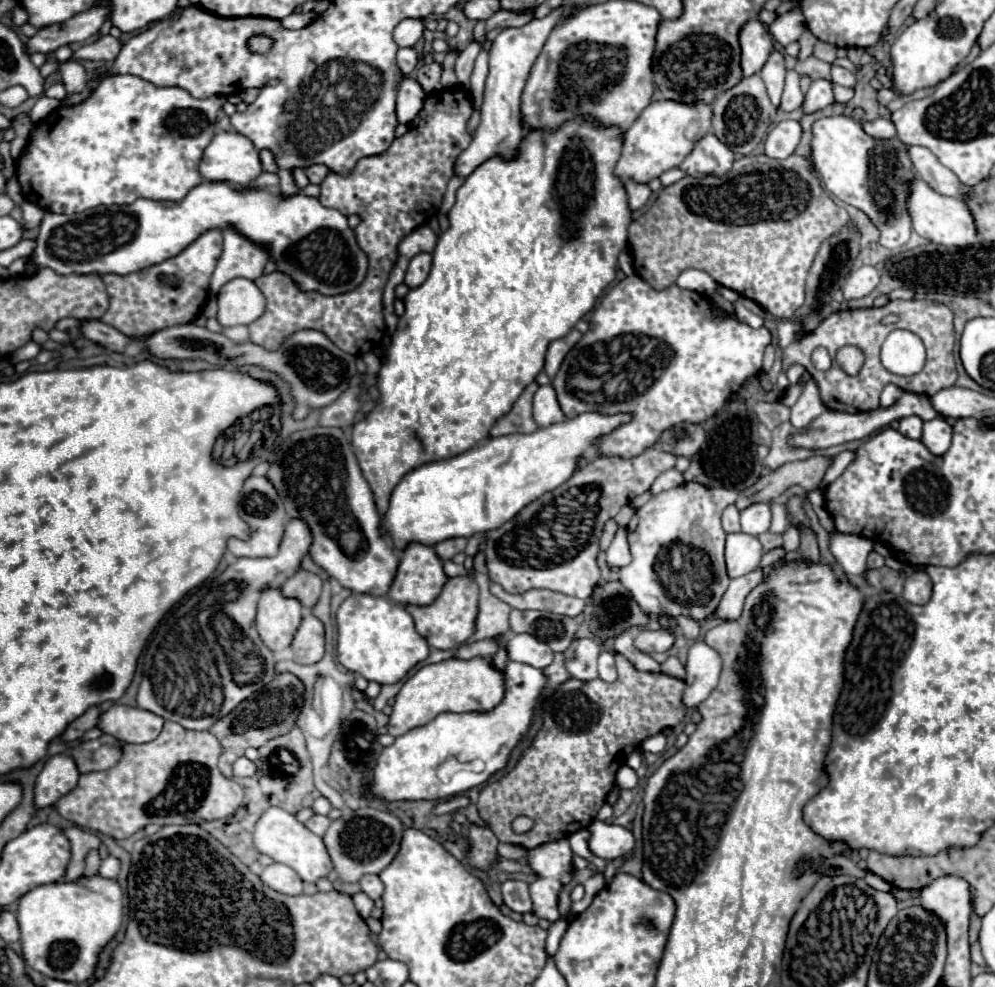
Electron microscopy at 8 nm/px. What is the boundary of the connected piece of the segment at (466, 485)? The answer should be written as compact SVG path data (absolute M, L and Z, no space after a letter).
M581 413L573 419L565 419L557 425L539 427L533 433L489 437L489 439L481 441L479 445L475 445L473 449L469 449L453 459L425 463L425 465L409 471L399 481L399 485L393 489L389 509L383 517L385 535L393 541L395 549L405 549L405 545L411 541L435 545L443 539L471 537L475 533L485 533L489 529L497 529L497 525L511 521L525 505L529 505L529 501L535 501L537 497L563 485L579 469L579 461L583 459L583 453L595 445L595 439L611 433L613 429L621 427L623 423L629 423L631 419L633 419L631 413L615 413L615 415Z

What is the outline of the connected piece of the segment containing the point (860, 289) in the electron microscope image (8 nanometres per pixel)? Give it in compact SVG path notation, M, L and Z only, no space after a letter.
M863 265L847 277L847 281L843 285L843 295L847 301L865 297L879 285L879 281L881 281L879 271L873 265Z

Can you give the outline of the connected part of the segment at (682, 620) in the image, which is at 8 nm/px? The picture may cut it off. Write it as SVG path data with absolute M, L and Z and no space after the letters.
M679 617L677 619L677 625L679 625L679 631L687 637L687 639L699 639L699 631L701 631L701 627L699 627L699 623L697 621L693 621L691 617Z

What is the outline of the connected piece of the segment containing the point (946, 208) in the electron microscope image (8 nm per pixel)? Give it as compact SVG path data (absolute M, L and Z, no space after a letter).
M919 177L911 179L907 183L907 189L909 189L909 197L907 197L905 203L907 203L907 209L909 209L909 217L911 217L913 229L921 237L925 237L933 243L939 243L939 245L947 245L947 247L951 247L951 245L965 247L965 245L979 241L975 225L973 225L973 217L971 217L971 213L969 213L969 209L963 201L959 201L957 197L939 195Z

